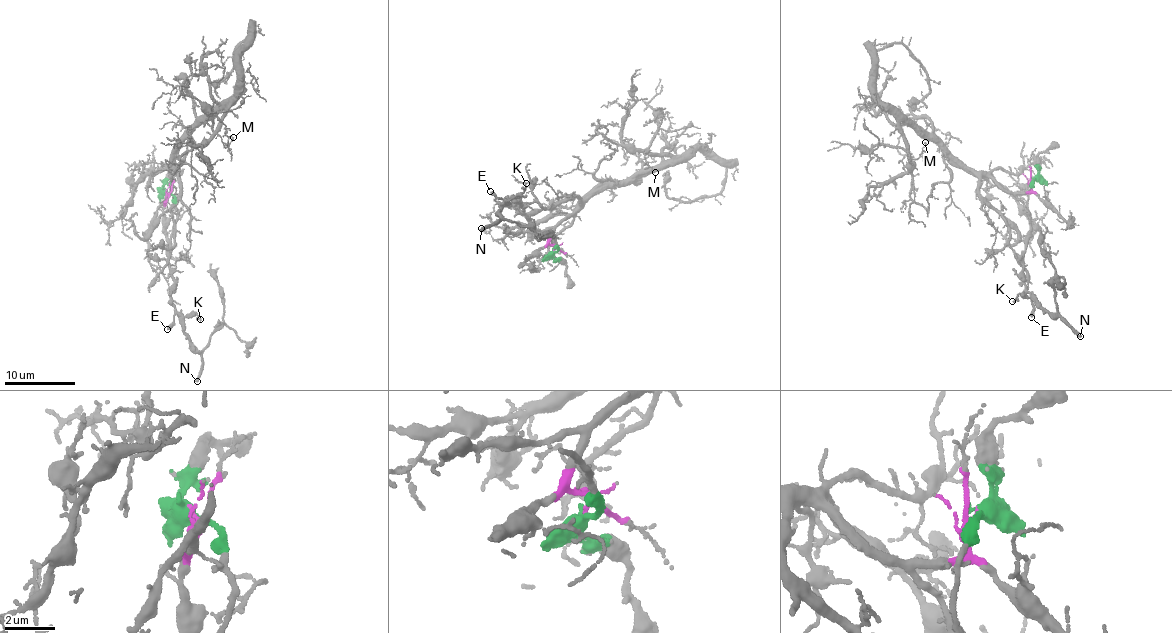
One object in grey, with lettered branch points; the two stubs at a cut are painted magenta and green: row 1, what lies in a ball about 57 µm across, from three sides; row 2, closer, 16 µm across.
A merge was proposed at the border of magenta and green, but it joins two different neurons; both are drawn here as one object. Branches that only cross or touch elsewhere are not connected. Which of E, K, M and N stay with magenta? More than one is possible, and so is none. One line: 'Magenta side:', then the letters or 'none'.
Magenta side: M

